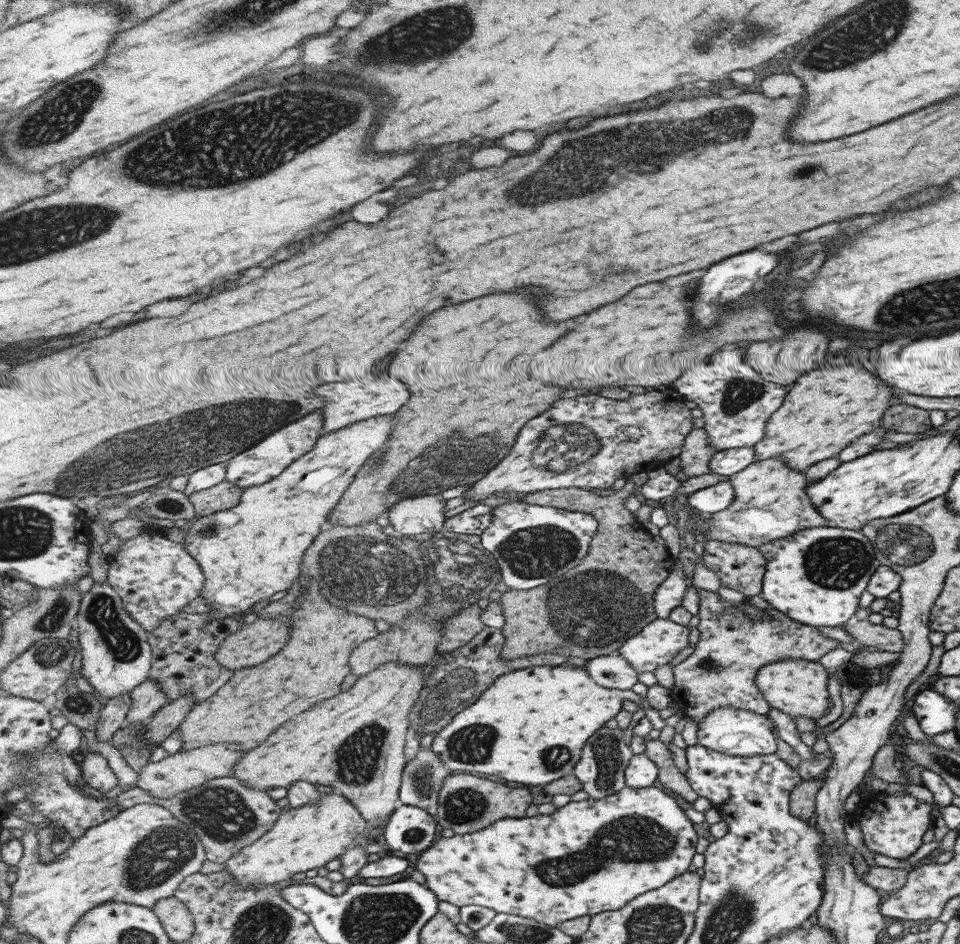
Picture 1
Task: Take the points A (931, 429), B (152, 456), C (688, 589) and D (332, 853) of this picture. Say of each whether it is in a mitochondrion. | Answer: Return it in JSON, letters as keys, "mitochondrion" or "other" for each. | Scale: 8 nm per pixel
{"A":"other","B":"mitochondrion","C":"other","D":"other"}

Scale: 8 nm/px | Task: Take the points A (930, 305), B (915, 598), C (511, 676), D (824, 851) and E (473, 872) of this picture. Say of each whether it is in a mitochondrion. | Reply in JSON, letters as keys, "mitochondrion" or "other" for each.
{"A":"mitochondrion","B":"other","C":"other","D":"other","E":"other"}

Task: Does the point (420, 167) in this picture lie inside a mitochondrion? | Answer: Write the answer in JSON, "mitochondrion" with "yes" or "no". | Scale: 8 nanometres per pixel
{"mitochondrion":"no"}

